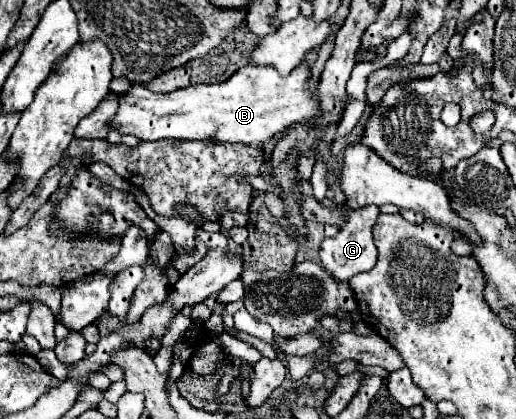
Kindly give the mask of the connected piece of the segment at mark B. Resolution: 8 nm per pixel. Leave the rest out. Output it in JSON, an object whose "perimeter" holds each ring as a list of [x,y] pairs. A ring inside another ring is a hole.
{"perimeter":[[[307,62],[299,64],[291,74],[279,76],[271,66],[243,66],[229,80],[219,84],[193,84],[173,90],[169,94],[151,92],[145,86],[131,86],[119,98],[119,110],[113,118],[113,126],[121,134],[133,134],[139,140],[217,140],[217,142],[241,142],[241,144],[265,144],[269,138],[283,132],[285,126],[295,122],[309,122],[319,116],[319,92],[311,90],[311,68]]]}

